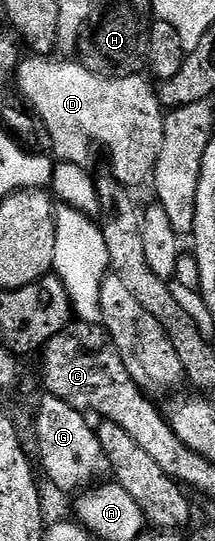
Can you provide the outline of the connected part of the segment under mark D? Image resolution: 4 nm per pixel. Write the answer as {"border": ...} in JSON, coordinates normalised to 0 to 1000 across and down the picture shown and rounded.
{"border":[[[251,104],[107,105],[84,116],[74,165],[163,207],[223,229],[242,285],[270,299],[344,299],[395,309],[419,292],[419,268],[442,262],[512,283],[521,325],[553,340],[591,348],[628,348],[660,335],[693,331],[716,320],[716,307],[744,288],[744,274],[763,266],[763,229],[772,211],[735,168],[674,152],[674,142],[619,137],[591,144],[488,144],[460,137],[409,133],[377,115],[265,115]]]}

